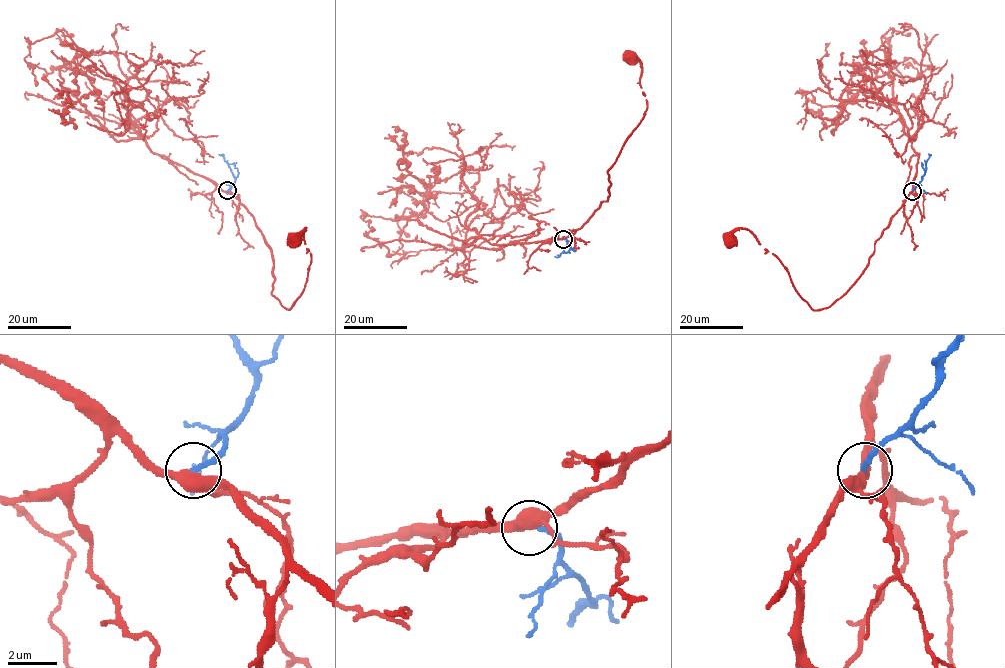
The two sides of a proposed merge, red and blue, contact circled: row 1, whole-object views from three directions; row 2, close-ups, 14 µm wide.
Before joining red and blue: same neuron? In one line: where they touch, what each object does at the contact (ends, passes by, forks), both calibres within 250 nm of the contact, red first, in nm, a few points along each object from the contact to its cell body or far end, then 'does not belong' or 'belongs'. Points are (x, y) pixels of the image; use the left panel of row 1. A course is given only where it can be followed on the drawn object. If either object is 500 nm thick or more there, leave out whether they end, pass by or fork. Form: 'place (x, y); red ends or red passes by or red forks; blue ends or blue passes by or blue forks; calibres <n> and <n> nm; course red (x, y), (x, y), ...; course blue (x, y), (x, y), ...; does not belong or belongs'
place (227, 190); red forks; blue ends; calibres 360 and 200 nm; course red (227, 191), (266, 241), (272, 294), (289, 309), (311, 263), (305, 228), (294, 240); course blue (227, 191), (235, 177), (223, 155), (219, 154); belongs

